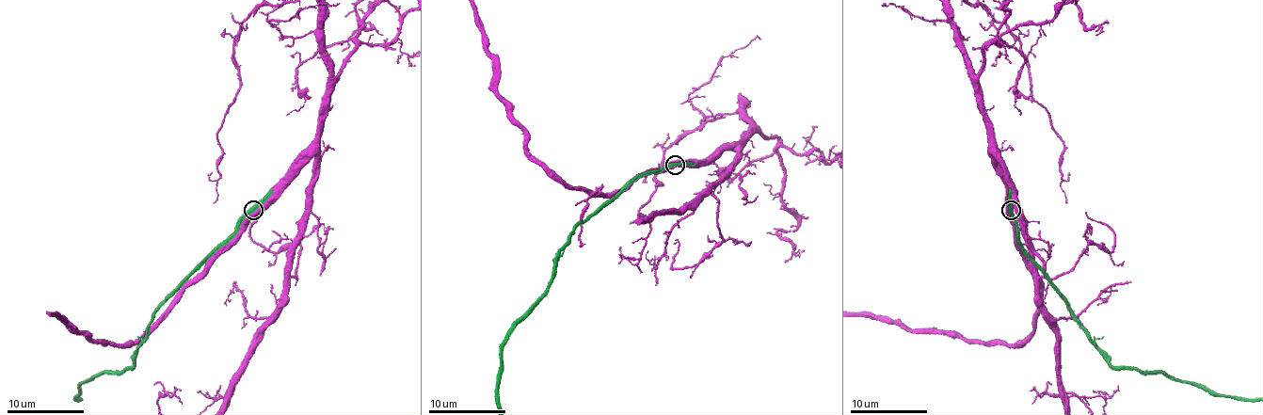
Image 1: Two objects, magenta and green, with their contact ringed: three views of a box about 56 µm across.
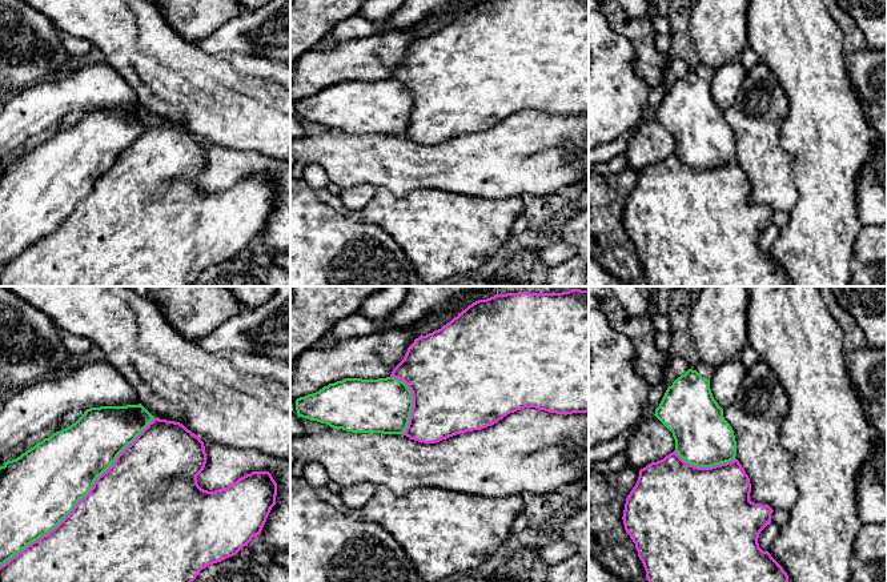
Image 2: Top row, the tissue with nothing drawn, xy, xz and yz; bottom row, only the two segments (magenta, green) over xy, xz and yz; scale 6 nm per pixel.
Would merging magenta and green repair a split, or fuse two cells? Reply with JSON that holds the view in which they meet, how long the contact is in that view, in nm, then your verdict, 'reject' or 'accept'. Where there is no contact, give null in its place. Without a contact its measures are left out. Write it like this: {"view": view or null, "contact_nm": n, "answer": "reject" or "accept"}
{"view": "xy", "contact_nm": 1300, "answer": "accept"}

